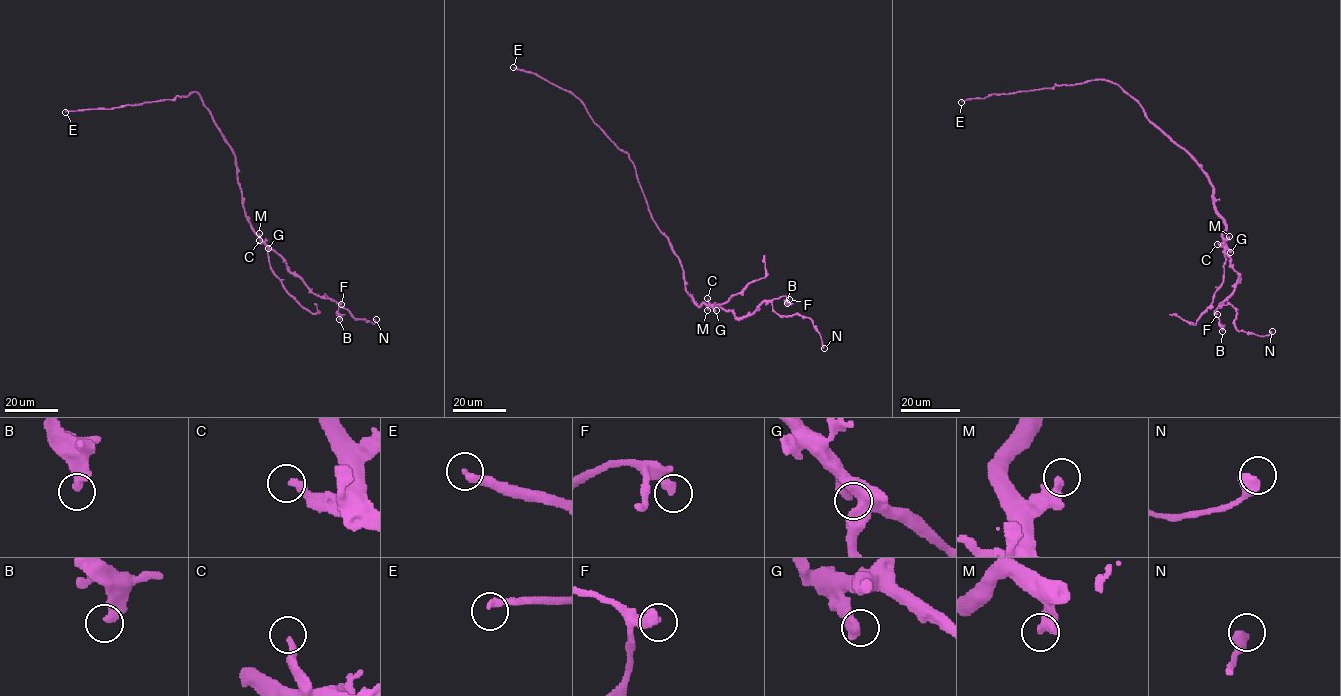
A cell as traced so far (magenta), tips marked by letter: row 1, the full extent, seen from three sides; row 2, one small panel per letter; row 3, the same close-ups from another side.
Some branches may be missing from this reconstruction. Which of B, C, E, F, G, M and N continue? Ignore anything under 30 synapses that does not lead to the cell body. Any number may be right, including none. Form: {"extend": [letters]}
{"extend": []}

